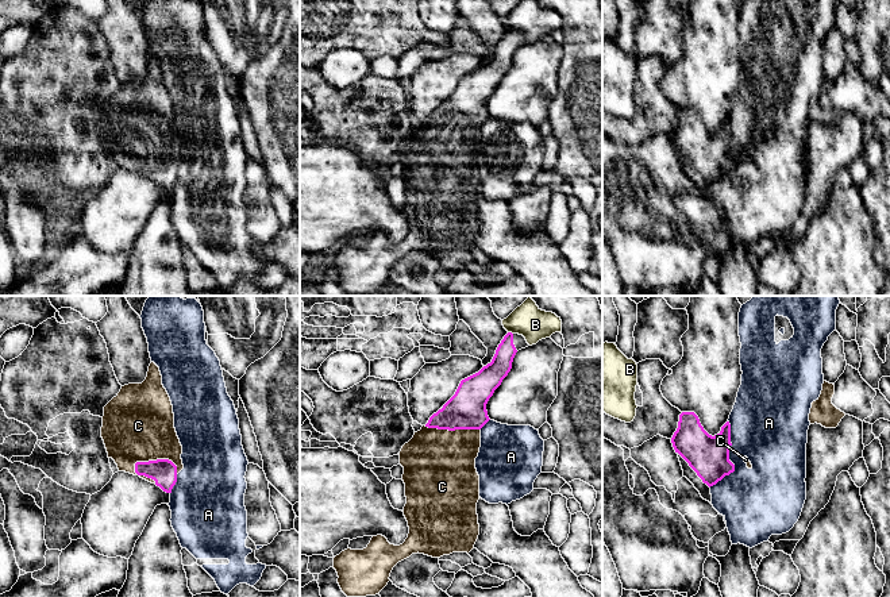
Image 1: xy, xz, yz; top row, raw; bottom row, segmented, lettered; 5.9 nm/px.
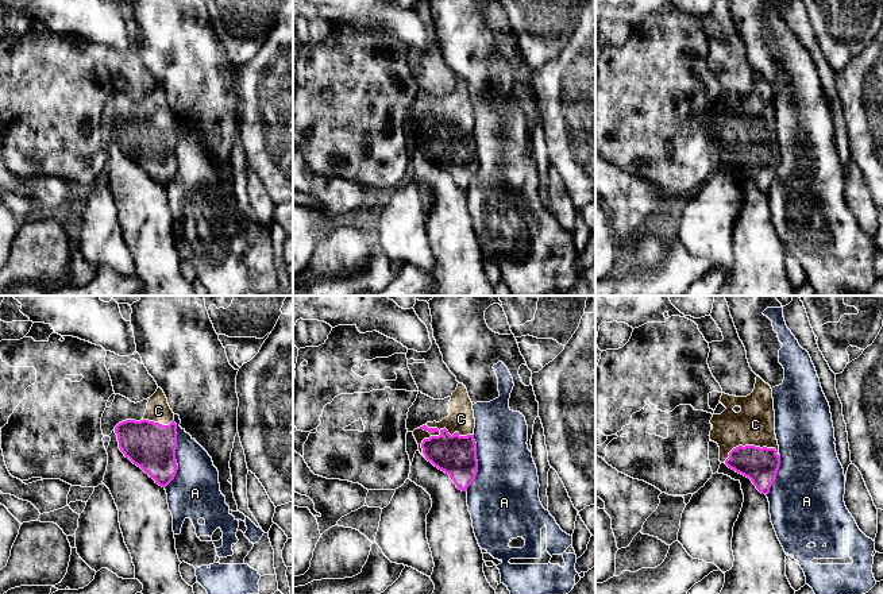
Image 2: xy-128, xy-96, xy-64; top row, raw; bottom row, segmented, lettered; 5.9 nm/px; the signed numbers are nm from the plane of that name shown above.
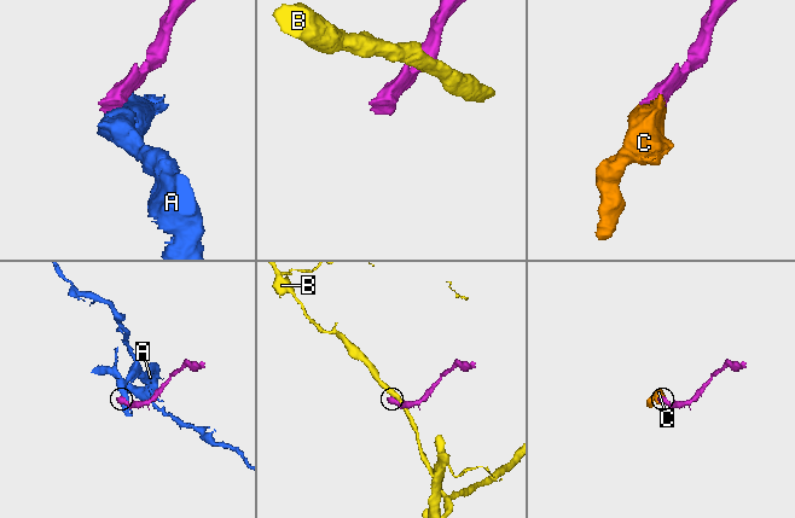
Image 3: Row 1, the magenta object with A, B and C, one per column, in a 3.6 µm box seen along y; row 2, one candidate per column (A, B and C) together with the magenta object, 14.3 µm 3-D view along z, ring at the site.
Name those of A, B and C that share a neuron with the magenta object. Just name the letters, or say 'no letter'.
C

